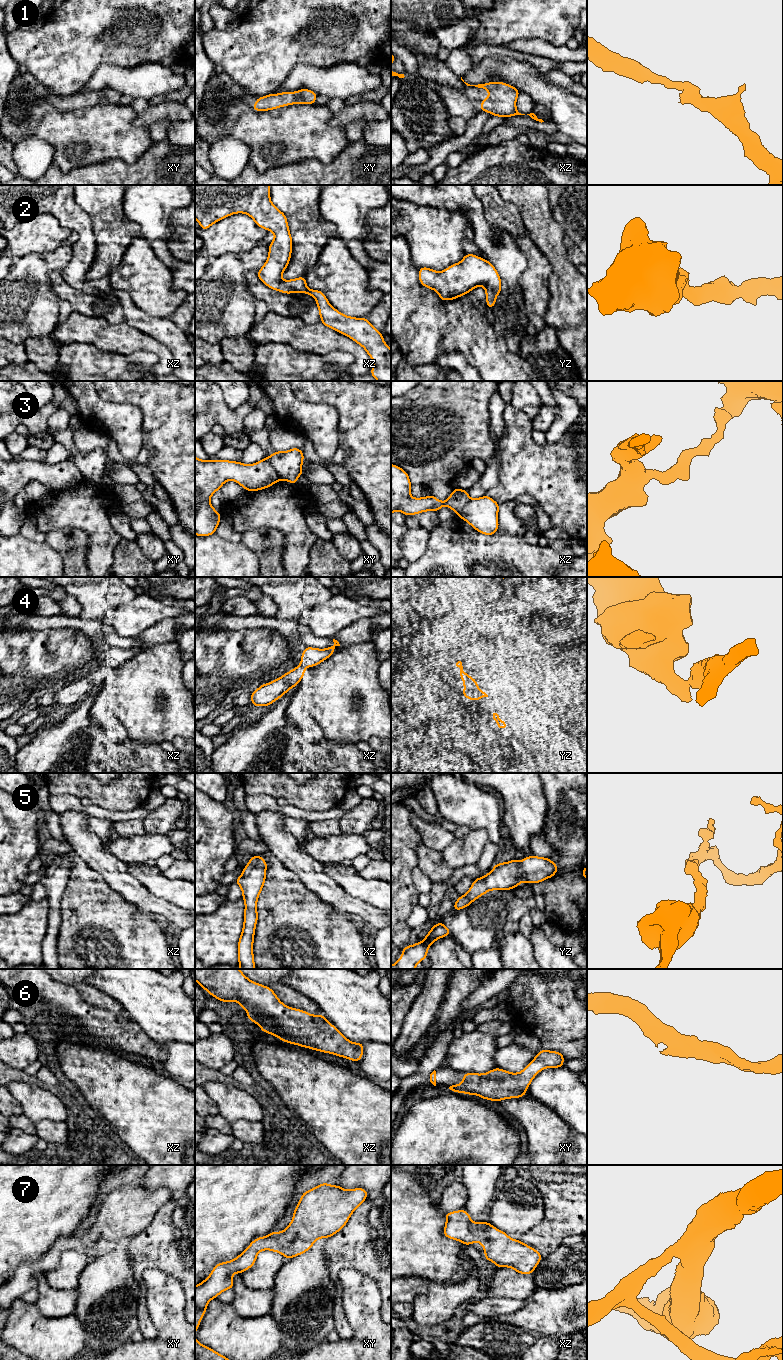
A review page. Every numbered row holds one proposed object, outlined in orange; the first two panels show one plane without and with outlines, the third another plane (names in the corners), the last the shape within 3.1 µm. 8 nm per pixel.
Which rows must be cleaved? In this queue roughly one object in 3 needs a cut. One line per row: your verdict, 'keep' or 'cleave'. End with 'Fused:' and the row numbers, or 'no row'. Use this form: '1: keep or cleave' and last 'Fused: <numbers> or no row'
1: keep
2: keep
3: cleave
4: keep
5: keep
6: keep
7: keep
Fused: 3

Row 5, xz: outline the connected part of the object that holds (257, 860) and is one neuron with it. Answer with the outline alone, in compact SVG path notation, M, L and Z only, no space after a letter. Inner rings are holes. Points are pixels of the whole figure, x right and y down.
M260 855L252 856L249 863L244 867L242 875L237 877L236 882L242 889L243 900L245 902L244 911L244 924L242 928L242 934L238 942L238 959L239 969L255 969L254 955L253 955L253 942L255 927L258 920L257 913L257 900L264 886L266 879L267 863Z

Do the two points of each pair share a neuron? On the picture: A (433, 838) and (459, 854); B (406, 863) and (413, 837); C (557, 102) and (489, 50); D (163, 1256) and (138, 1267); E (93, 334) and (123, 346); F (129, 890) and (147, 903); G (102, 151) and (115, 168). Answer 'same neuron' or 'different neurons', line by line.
A: different neurons
B: same neuron
C: different neurons
D: same neuron
E: same neuron
F: same neuron
G: different neurons

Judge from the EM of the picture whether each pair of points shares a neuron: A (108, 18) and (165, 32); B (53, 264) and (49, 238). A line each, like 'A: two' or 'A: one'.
A: one
B: two

